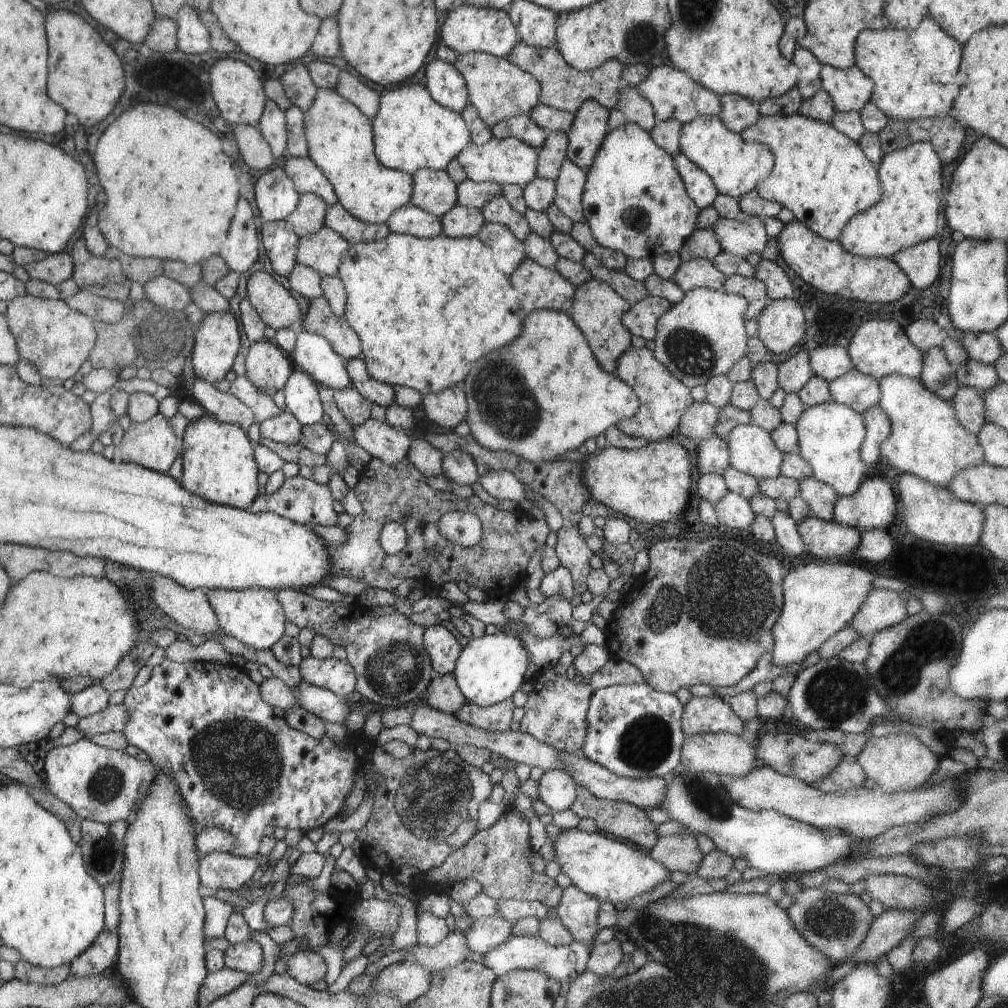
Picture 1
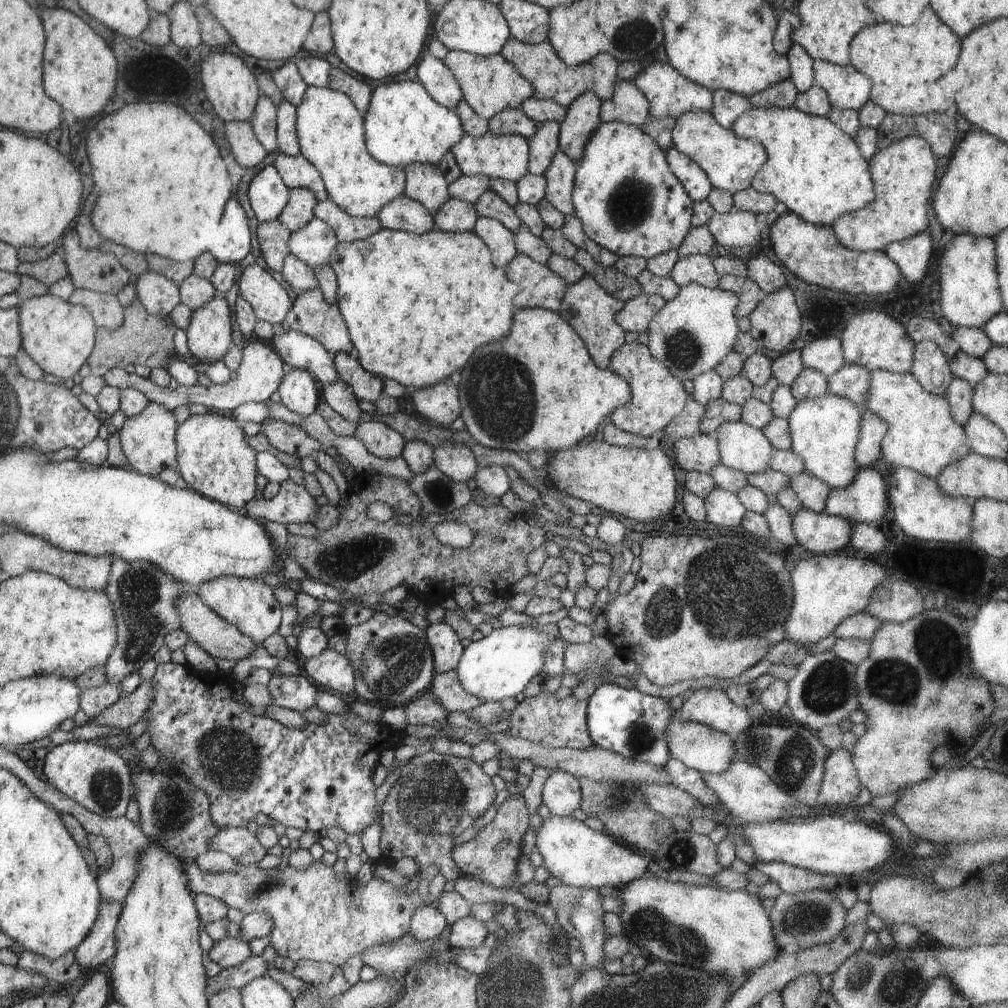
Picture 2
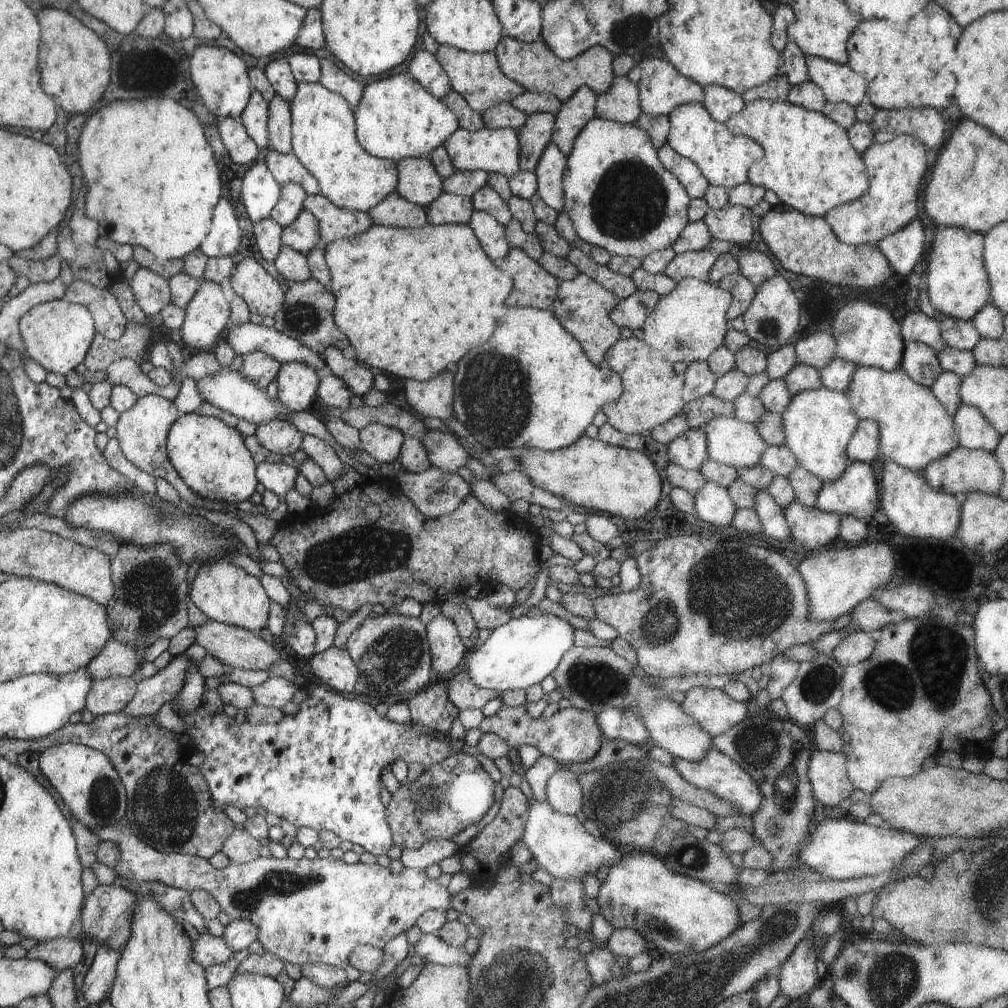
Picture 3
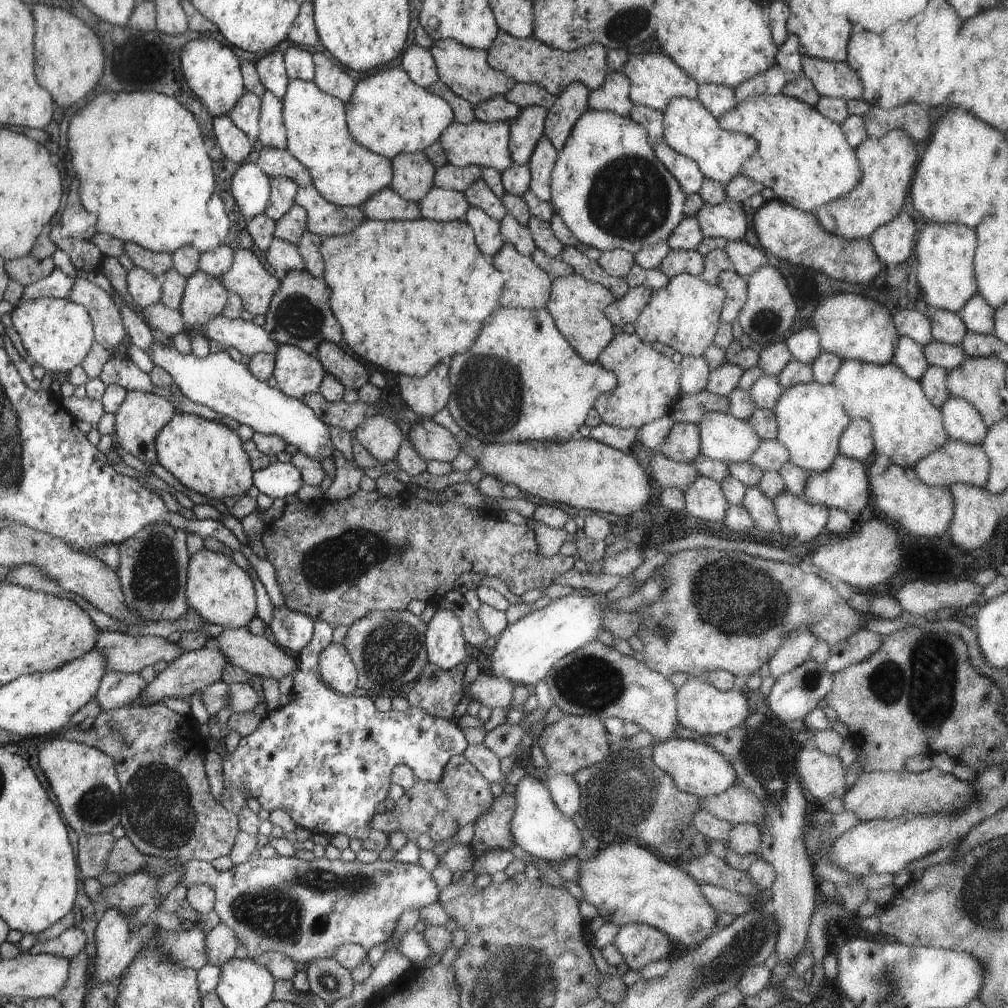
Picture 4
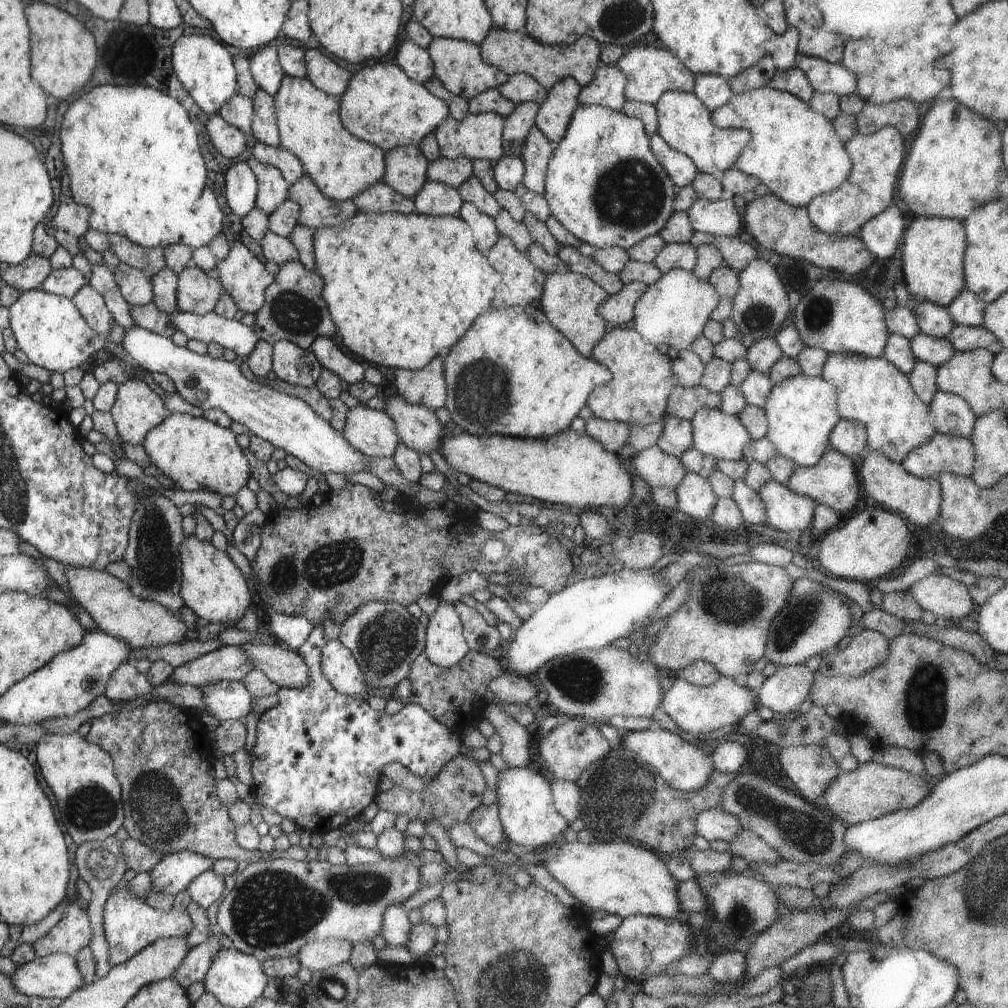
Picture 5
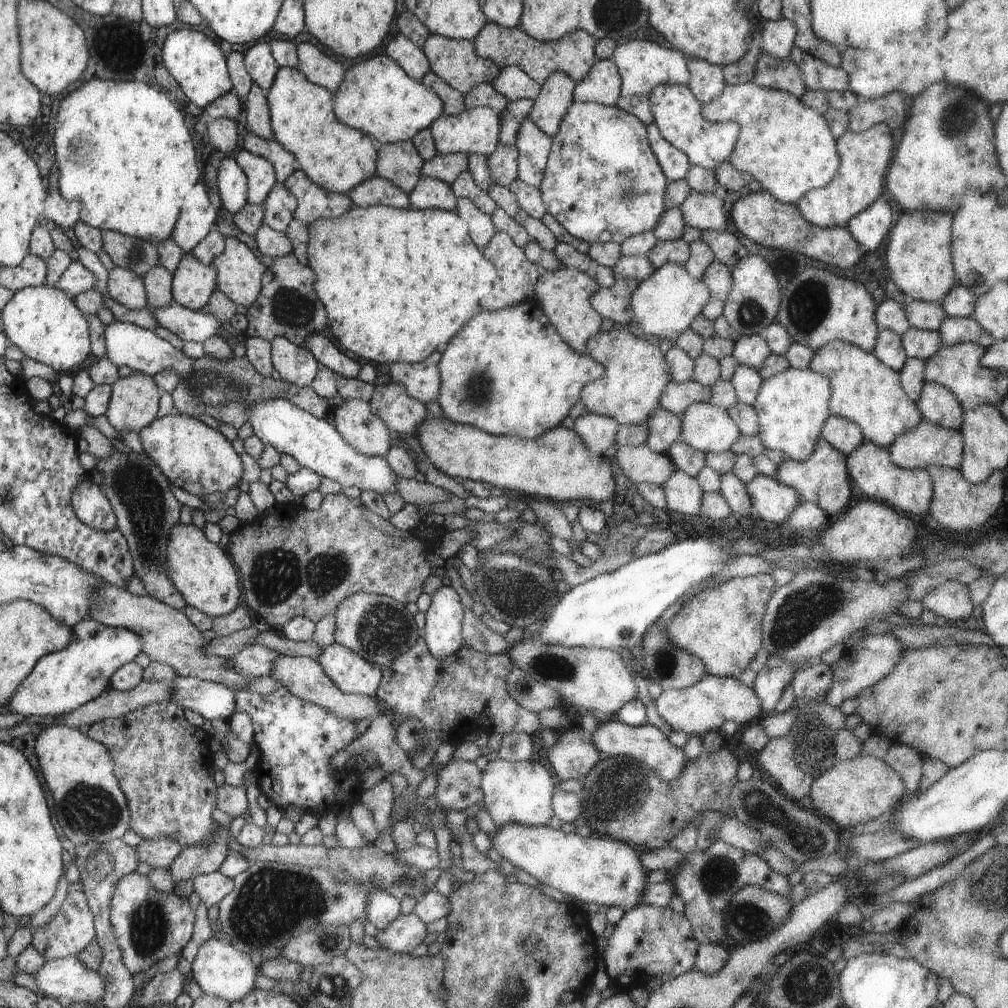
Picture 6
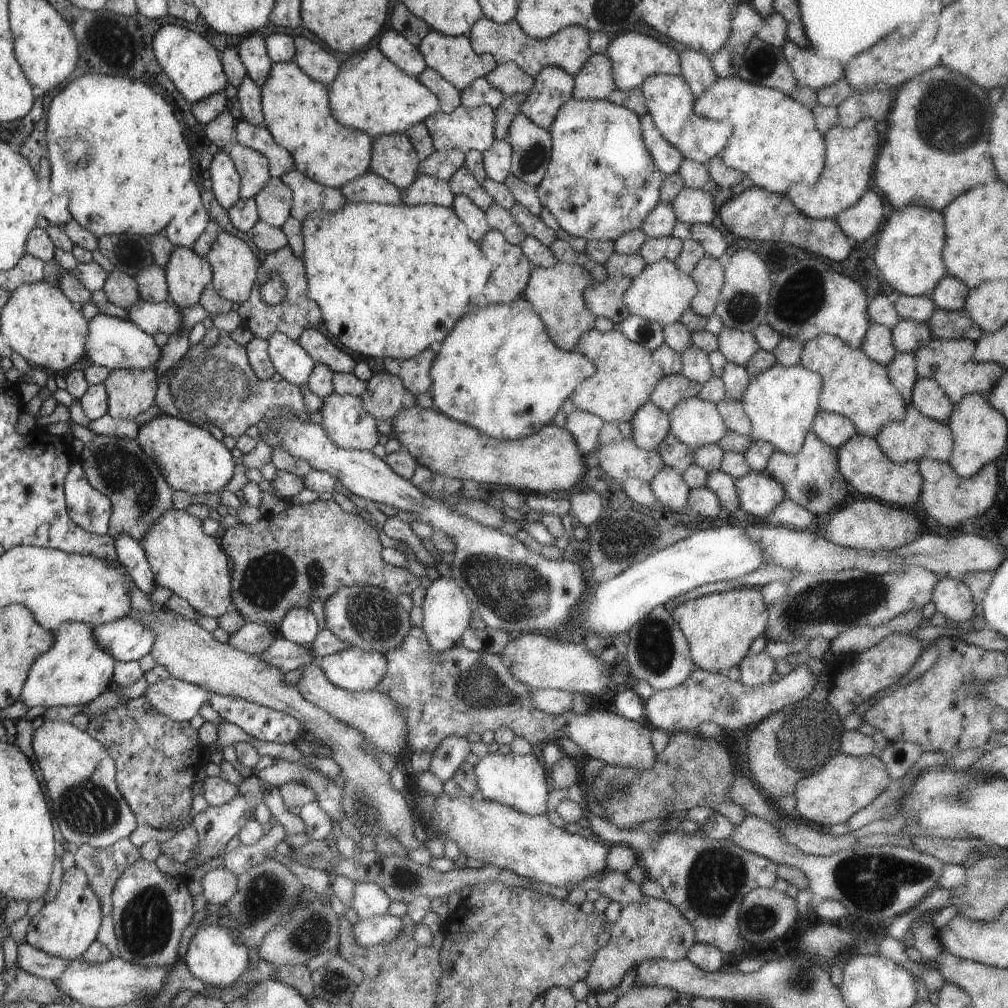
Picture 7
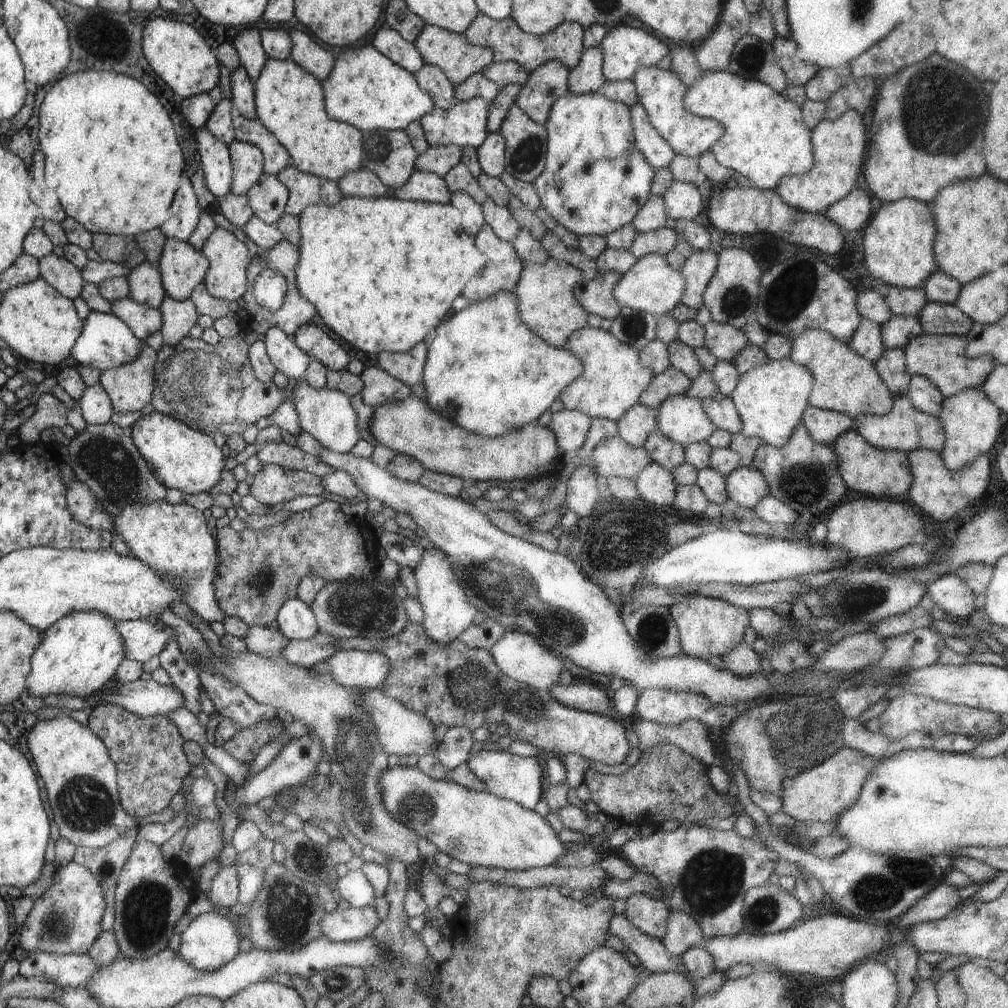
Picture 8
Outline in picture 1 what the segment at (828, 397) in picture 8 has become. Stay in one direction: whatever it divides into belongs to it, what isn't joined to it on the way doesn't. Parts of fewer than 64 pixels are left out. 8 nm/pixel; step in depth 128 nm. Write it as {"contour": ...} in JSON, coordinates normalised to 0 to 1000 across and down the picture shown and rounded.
{"contour":[[[885,370],[872,377],[873,405],[882,413],[885,428],[874,442],[874,452],[894,470],[903,469],[939,483],[955,464],[976,458],[970,434],[950,418],[944,398],[923,389],[911,374]]]}

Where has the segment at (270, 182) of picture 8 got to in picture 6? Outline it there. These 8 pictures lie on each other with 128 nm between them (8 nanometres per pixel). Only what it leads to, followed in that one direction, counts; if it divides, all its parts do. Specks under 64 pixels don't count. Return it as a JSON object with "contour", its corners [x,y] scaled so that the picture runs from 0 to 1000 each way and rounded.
{"contour":[[[276,180],[261,204],[263,206],[263,223],[282,231],[293,217],[292,210],[295,209],[295,204],[295,196],[284,188],[281,182]]]}

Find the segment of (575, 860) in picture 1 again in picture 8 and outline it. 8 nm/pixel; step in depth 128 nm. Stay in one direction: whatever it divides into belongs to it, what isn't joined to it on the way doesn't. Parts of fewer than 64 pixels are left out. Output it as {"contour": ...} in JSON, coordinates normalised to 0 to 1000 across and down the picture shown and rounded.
{"contour":[[[479,743],[462,754],[466,763],[482,778],[482,786],[504,795],[518,798],[521,802],[530,802],[538,790],[538,766],[532,752],[516,751],[502,744],[487,745]]]}

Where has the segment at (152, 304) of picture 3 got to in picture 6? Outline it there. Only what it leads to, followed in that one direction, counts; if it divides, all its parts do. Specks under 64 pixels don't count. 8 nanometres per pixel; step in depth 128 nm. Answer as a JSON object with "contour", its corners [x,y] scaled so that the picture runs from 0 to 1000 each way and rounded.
{"contour":[[[114,264],[108,269],[107,292],[128,308],[148,305],[141,275],[127,266]]]}

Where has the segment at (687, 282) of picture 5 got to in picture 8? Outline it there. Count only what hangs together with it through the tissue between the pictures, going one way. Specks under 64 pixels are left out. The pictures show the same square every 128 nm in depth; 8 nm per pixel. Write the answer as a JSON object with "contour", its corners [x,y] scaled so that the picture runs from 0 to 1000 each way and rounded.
{"contour":[[[653,252],[640,253],[621,269],[609,284],[609,297],[617,305],[631,307],[634,310],[641,310],[648,313],[655,314],[662,313],[668,308],[679,293],[682,279],[672,267],[669,267],[659,255]]]}

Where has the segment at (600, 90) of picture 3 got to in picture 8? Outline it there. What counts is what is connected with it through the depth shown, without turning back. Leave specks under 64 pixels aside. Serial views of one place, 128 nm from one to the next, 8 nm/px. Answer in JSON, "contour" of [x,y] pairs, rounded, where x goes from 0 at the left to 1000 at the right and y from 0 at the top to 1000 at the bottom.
{"contour":[[[476,14],[459,32],[466,42],[489,50],[489,60],[510,61],[525,72],[537,63],[555,60],[564,68],[573,63],[576,54],[580,51],[580,27],[570,22],[561,21],[551,29],[539,35],[527,35],[519,30],[507,16],[500,20],[490,20],[484,15]]]}

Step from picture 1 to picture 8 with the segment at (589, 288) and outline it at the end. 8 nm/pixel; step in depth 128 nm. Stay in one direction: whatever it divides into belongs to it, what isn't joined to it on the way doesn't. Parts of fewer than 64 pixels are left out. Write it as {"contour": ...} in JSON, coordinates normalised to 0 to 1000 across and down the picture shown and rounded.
{"contour":[[[545,257],[538,262],[520,261],[520,269],[508,290],[513,294],[513,305],[517,316],[528,325],[538,337],[552,345],[559,344],[564,333],[582,324],[584,310],[575,302],[568,286],[579,278],[576,268],[562,259]]]}

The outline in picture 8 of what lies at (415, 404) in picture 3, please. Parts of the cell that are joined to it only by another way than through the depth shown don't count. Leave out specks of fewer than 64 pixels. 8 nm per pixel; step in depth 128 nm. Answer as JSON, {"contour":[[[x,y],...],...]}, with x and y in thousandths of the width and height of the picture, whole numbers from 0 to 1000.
{"contour":[[[412,341],[407,347],[398,350],[376,349],[375,363],[387,373],[398,377],[401,381],[417,381],[421,376],[421,365],[425,355],[425,341]]]}

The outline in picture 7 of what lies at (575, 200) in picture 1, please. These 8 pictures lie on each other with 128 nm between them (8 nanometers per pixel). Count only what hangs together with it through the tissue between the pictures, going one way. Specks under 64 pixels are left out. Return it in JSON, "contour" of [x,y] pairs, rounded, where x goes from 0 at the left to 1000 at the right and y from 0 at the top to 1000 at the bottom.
{"contour":[[[515,112],[504,129],[502,140],[508,145],[508,171],[509,175],[516,177],[521,183],[534,186],[544,172],[545,162],[548,158],[548,133],[544,128],[538,128],[536,125],[526,120],[520,112]]]}

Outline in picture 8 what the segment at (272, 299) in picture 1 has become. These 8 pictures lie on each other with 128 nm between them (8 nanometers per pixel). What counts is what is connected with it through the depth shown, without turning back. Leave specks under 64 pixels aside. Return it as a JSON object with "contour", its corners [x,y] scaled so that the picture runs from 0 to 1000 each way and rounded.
{"contour":[[[214,225],[207,237],[201,242],[199,249],[207,257],[206,272],[201,278],[206,292],[225,299],[238,297],[249,283],[246,277],[246,266],[250,256],[248,256],[244,242],[238,240],[230,230],[226,230],[220,225]]]}

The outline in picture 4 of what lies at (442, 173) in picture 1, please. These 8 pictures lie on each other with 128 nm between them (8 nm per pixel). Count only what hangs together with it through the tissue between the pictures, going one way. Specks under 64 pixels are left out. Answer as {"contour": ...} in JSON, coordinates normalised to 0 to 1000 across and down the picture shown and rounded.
{"contour":[[[421,151],[399,152],[389,157],[390,179],[387,187],[400,197],[415,201],[431,185],[432,165]]]}

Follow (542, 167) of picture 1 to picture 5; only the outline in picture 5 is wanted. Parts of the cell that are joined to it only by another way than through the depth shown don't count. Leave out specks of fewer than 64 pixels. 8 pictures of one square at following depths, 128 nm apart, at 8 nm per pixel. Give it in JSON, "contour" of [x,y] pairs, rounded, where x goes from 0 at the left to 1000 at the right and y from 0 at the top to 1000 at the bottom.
{"contour":[[[522,101],[514,103],[509,113],[501,116],[500,149],[502,155],[518,157],[520,143],[532,123],[534,111],[536,111],[536,104],[532,101]]]}

